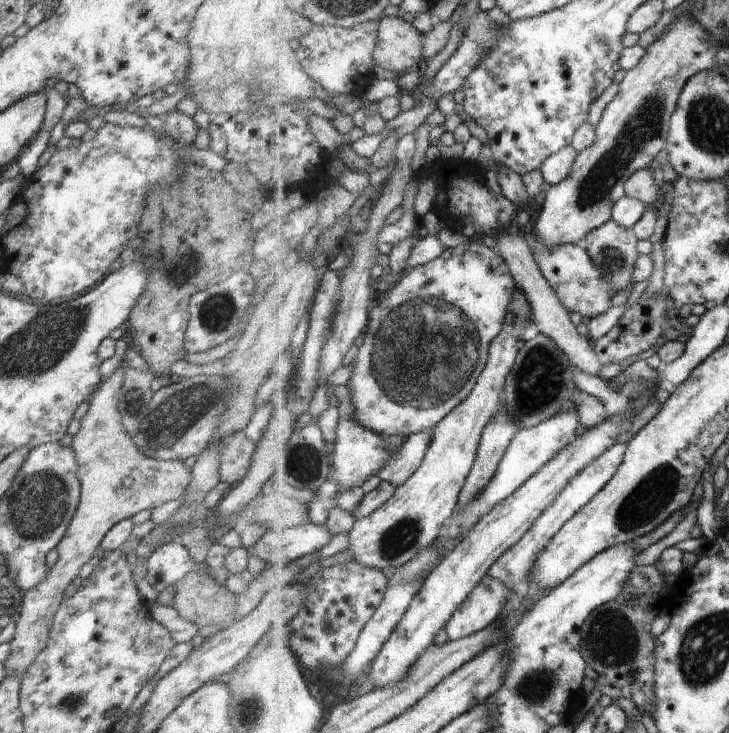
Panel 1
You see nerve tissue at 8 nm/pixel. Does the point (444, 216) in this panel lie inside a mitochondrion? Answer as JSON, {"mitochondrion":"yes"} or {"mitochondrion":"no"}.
{"mitochondrion":"no"}

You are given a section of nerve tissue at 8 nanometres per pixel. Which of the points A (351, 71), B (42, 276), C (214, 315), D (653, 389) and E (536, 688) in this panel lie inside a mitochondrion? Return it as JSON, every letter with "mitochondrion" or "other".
{"A":"other","B":"other","C":"mitochondrion","D":"other","E":"mitochondrion"}

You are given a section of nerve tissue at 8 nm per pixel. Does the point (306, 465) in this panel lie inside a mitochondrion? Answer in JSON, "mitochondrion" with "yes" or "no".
{"mitochondrion":"yes"}

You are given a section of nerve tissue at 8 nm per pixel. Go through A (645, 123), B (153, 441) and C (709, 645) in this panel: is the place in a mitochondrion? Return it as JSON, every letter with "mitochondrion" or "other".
{"A":"mitochondrion","B":"mitochondrion","C":"mitochondrion"}

